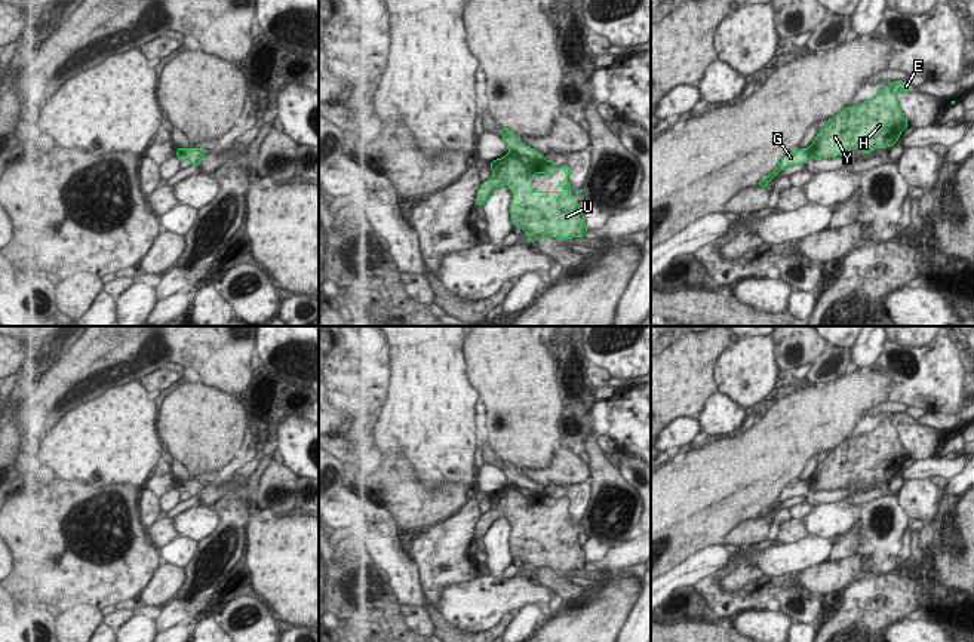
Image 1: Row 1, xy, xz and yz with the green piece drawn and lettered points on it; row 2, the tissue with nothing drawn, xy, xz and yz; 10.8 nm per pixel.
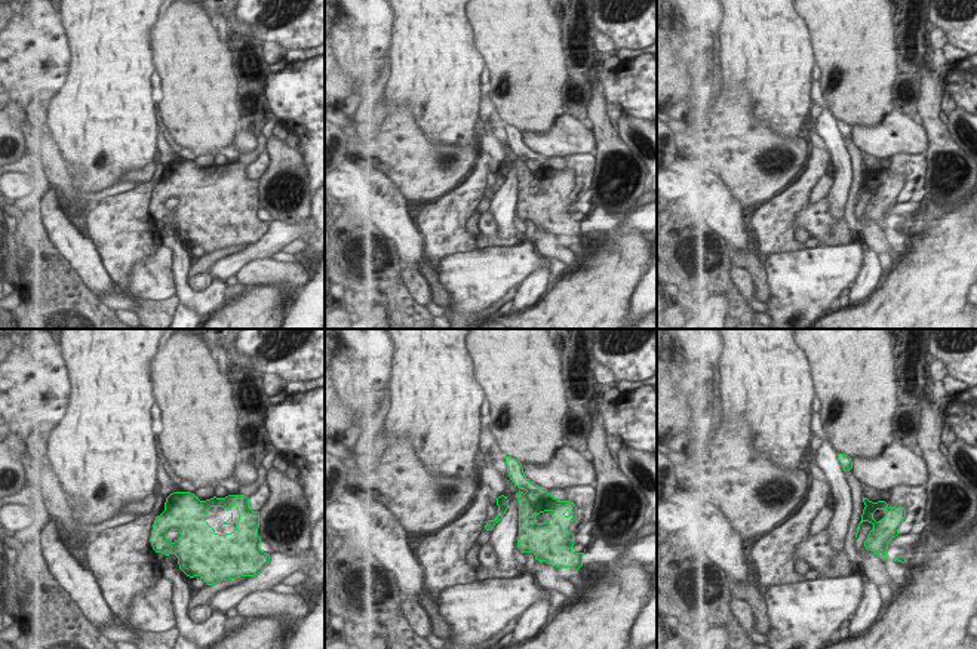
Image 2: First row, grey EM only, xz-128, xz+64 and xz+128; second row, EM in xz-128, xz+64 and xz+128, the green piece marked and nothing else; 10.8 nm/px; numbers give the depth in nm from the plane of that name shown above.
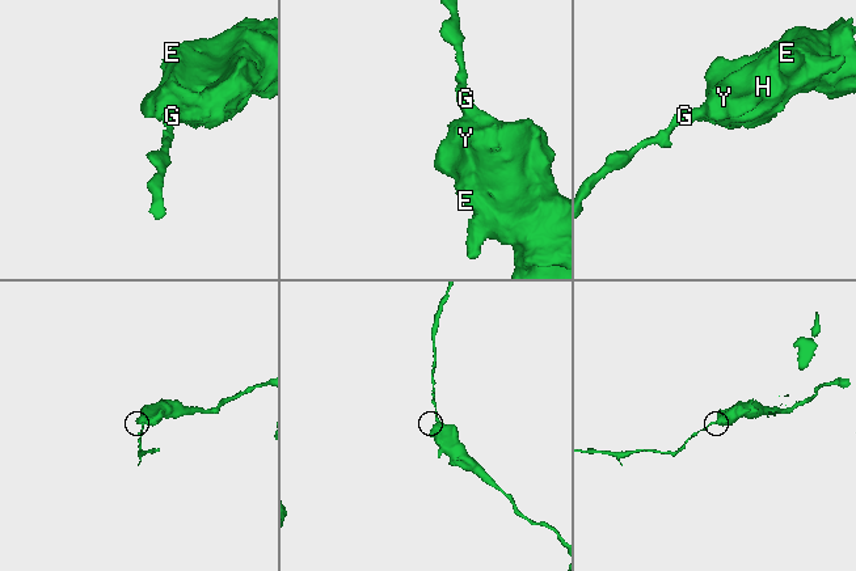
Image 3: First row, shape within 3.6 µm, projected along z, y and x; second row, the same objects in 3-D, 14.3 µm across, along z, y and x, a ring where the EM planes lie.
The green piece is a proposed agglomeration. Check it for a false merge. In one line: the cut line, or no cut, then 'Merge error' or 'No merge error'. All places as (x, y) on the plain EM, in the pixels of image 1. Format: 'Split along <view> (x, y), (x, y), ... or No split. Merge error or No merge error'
Split along xz (510, 484), (518, 488), (538, 488). Merge error.

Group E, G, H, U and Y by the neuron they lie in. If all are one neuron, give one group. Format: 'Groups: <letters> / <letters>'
Groups: E H U Y / G.

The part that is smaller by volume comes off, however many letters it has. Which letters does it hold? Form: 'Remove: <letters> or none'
Remove: G

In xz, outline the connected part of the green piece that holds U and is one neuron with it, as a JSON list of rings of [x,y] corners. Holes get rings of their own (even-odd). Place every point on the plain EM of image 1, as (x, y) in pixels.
[[[508,485],[503,491],[494,492],[491,501],[492,509],[480,517],[476,537],[485,538],[497,519],[508,517],[514,528],[510,540],[511,553],[528,565],[531,575],[544,566],[554,571],[571,571],[583,569],[589,563],[583,555],[584,547],[578,534],[572,534],[569,529],[569,498],[557,500],[544,488],[532,491]],[[559,501],[566,504],[566,509],[559,513],[562,525],[532,522],[531,513],[535,506],[554,507]]]

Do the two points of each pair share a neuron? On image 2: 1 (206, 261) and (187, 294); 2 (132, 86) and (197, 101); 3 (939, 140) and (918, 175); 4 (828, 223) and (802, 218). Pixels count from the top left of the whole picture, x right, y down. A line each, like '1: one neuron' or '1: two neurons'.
1: two neurons
2: two neurons
3: two neurons
4: one neuron

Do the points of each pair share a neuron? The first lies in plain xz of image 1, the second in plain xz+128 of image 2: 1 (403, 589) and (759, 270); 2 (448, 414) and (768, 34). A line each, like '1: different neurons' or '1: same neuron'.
1: different neurons
2: same neuron

